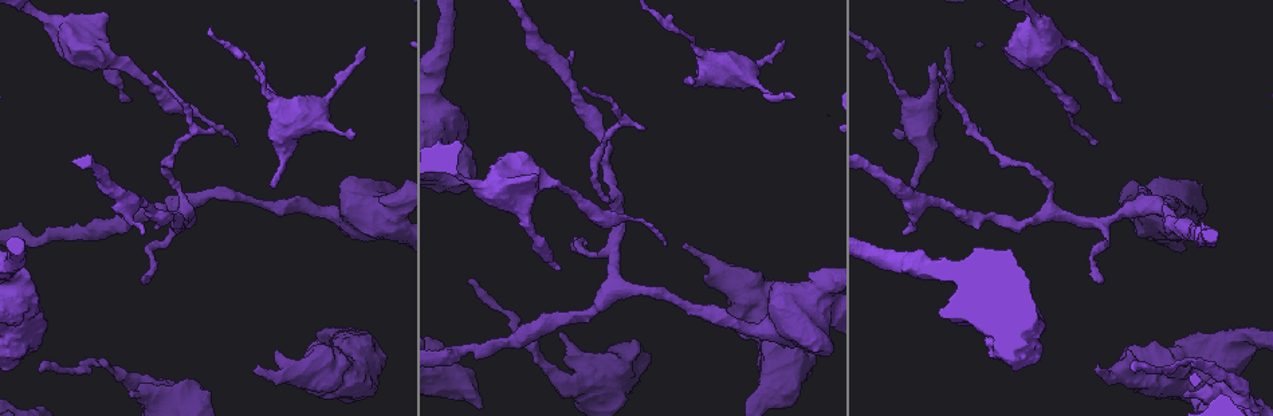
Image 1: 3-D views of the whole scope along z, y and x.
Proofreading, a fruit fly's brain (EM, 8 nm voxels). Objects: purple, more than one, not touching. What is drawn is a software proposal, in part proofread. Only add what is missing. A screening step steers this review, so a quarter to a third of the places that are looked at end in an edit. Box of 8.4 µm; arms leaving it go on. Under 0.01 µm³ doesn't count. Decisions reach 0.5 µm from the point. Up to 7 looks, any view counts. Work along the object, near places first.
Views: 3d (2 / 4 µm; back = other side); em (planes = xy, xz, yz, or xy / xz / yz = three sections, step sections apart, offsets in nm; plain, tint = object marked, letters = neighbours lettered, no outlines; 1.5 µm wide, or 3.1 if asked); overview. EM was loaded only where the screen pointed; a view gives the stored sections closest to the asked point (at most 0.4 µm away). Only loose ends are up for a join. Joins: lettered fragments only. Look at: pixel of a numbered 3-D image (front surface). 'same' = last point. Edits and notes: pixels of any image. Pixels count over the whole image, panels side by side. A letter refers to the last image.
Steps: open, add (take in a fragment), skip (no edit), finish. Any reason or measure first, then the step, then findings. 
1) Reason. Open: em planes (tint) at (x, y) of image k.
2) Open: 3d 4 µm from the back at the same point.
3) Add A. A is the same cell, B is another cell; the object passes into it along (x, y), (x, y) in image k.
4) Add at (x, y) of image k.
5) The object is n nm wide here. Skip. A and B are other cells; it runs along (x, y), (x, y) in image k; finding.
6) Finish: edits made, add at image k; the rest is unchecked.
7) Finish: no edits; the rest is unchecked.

Thick end. Open: em planes (letters) at (129, 394) of image 1.

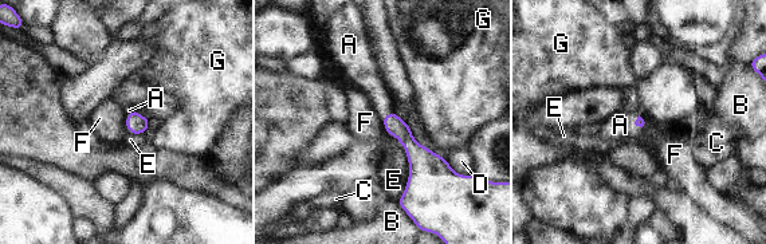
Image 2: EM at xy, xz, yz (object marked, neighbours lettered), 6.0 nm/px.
Add at (369, 78) of image 2. A is the same cell, B, C, D, E, F and G are other cells; the object passes into it along (395, 126), (388, 114), (369, 78) in image 2; it goes on there.

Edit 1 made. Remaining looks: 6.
Open: overview.

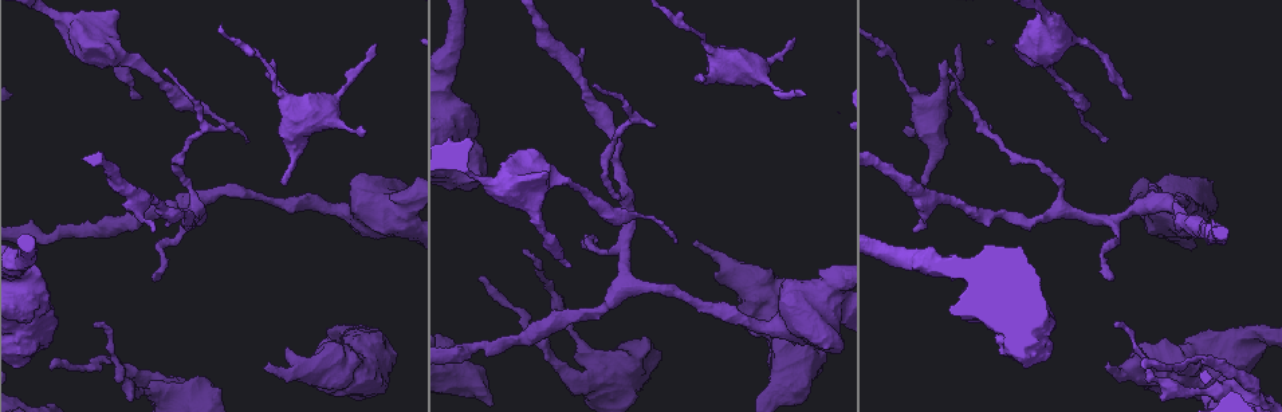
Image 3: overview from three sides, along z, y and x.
Long arm stops here. Open: em yz step 8 (letters) at (1109, 367) of image 3.

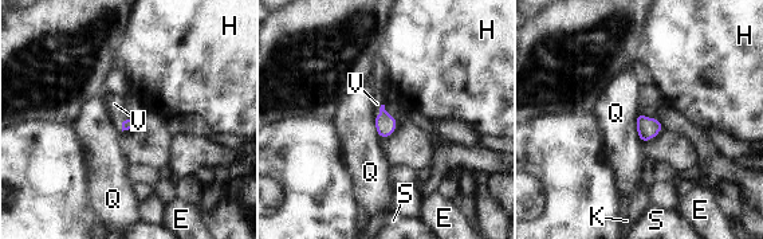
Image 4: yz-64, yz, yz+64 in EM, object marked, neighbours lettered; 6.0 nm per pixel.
Add at (377, 104) of image 4. V is the same cell, E, H, K, Q and S are other cells; the object passes into it along (385, 124), (380, 112), (377, 104) in image 4; it goes on there.

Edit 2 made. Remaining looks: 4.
Open: overview.

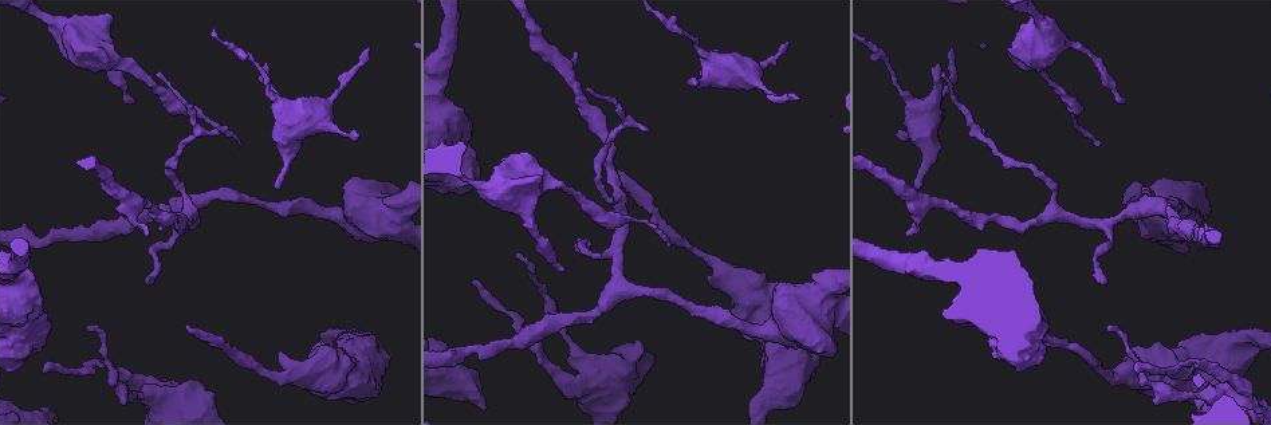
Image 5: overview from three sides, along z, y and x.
Tapers out. Open: em planes (letters) at (668, 245) of image 5.

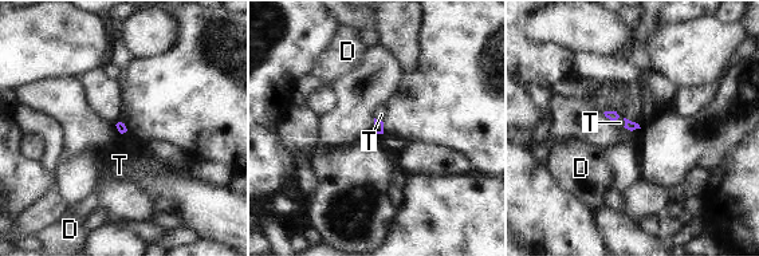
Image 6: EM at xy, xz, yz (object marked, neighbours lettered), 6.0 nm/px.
Add at (381, 114) of image 6. T is the same cell, D is another cell; the object passes into it along (378, 125), (377, 119), (381, 114) in image 6; the neuron continues.

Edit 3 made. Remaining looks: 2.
Finish: edits made, add at image 2, add at image 4, add at image 6; the rest is unchecked.

